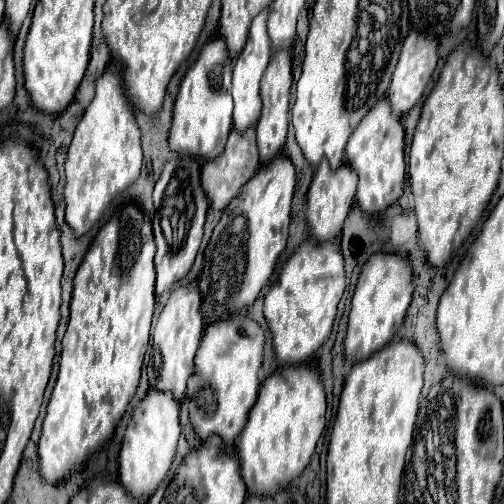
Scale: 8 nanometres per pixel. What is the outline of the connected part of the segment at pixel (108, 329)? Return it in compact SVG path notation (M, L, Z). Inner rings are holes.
M94 240L74 276L74 292L70 302L70 322L62 340L60 372L52 390L42 436L38 444L40 472L46 482L60 482L74 464L90 458L114 434L116 422L126 412L140 380L140 370L150 338L150 322L154 312L154 244L118 244L94 246Z

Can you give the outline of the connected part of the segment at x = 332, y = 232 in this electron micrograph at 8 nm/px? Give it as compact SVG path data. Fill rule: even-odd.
M322 160L314 172L314 178L312 178L308 194L306 194L306 200L308 200L306 202L306 206L308 206L306 220L310 226L310 234L316 242L326 242L326 240L338 238L342 224L348 216L348 210L354 202L354 194L356 194L356 172L346 164L342 164L338 170L330 170L328 162Z

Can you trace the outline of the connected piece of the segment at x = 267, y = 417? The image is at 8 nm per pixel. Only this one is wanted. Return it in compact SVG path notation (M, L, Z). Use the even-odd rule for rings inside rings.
M284 366L262 382L258 400L238 436L242 480L248 494L272 496L308 466L326 424L326 396L318 372L308 366Z

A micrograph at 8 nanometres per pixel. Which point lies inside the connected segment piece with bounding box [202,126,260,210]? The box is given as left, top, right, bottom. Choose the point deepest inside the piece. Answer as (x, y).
(222, 178)

